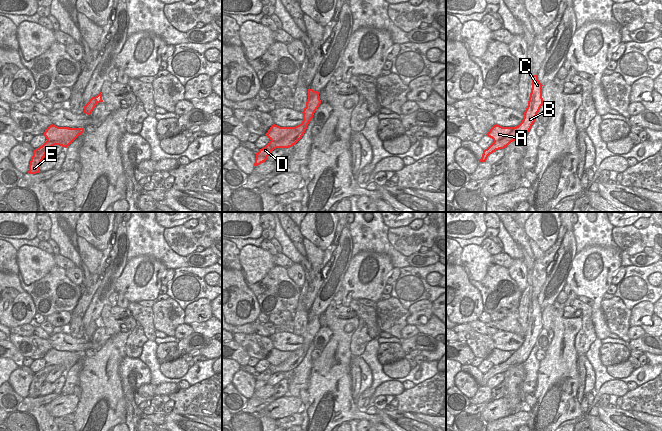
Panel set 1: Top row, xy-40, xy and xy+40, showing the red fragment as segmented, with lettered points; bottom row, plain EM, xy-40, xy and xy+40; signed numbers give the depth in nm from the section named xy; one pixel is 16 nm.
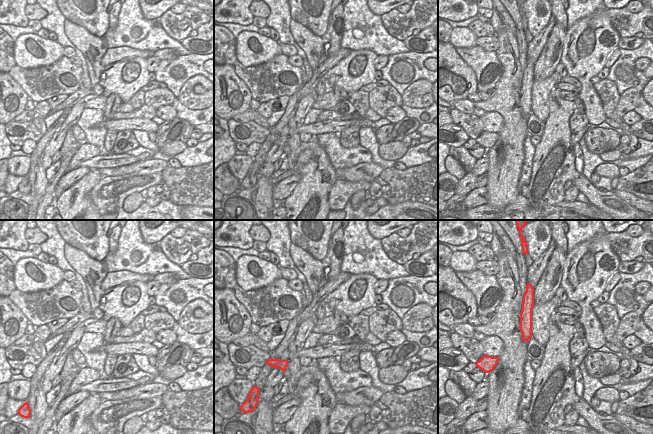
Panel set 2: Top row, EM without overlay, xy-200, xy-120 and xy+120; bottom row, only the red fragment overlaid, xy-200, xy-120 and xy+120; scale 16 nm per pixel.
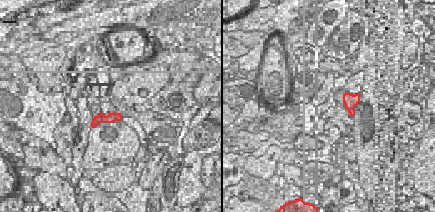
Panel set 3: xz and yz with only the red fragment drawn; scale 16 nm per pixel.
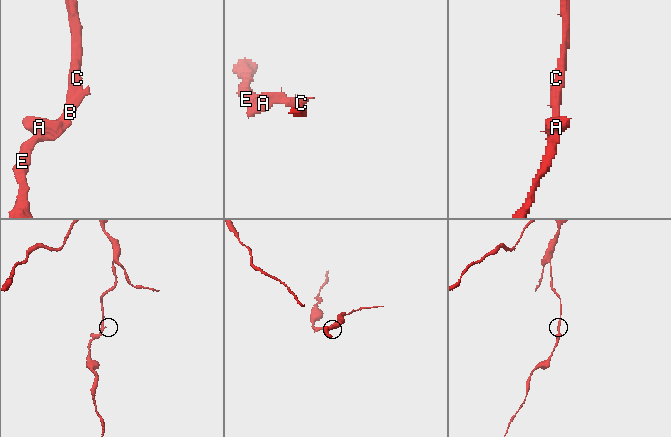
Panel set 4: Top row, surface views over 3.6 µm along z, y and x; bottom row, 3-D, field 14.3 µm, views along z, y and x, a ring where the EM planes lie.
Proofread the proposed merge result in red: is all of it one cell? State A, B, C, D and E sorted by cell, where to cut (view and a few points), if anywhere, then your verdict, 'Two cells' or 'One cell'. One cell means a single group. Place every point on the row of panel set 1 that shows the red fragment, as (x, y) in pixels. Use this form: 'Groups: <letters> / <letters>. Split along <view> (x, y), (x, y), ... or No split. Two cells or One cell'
Groups: A / B C D E. Split along xy (292, 128), (280, 139), (271, 141). Two cells.

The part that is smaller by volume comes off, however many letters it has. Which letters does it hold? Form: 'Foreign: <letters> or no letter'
Foreign: A.

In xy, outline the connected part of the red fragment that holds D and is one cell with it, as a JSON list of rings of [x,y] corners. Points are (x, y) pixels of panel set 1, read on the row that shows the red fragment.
[[[310,88],[308,89],[308,99],[306,102],[306,107],[303,110],[303,121],[301,124],[291,127],[291,132],[279,141],[270,141],[265,147],[256,153],[256,159],[254,166],[258,166],[267,160],[269,154],[276,148],[289,148],[295,145],[304,135],[309,122],[312,120],[313,115],[319,105],[321,100],[319,98],[319,92],[314,91]]]

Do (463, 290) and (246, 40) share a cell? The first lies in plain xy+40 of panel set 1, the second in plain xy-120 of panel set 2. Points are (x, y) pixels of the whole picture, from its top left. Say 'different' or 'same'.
different

